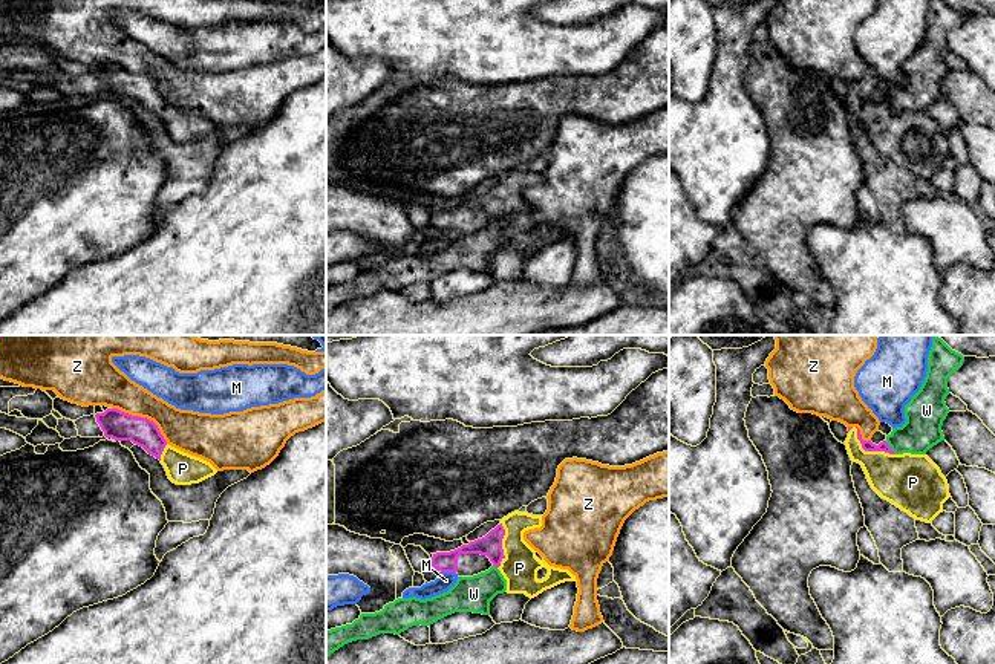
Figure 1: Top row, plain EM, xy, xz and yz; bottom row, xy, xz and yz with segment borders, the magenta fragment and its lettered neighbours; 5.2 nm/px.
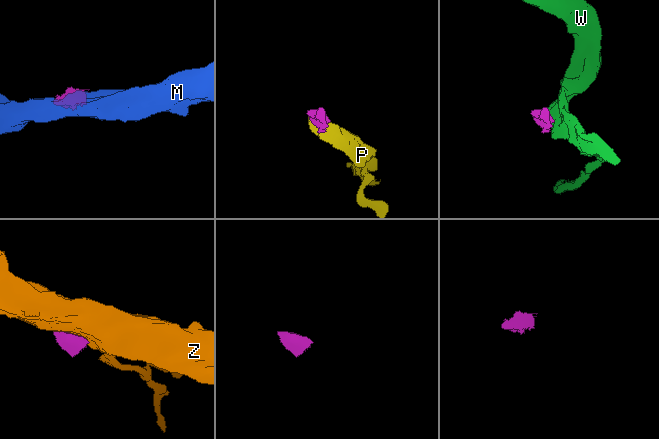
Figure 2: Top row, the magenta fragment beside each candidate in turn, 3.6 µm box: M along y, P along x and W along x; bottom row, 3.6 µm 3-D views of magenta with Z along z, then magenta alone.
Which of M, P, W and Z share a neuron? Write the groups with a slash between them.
M / P / W / Z

